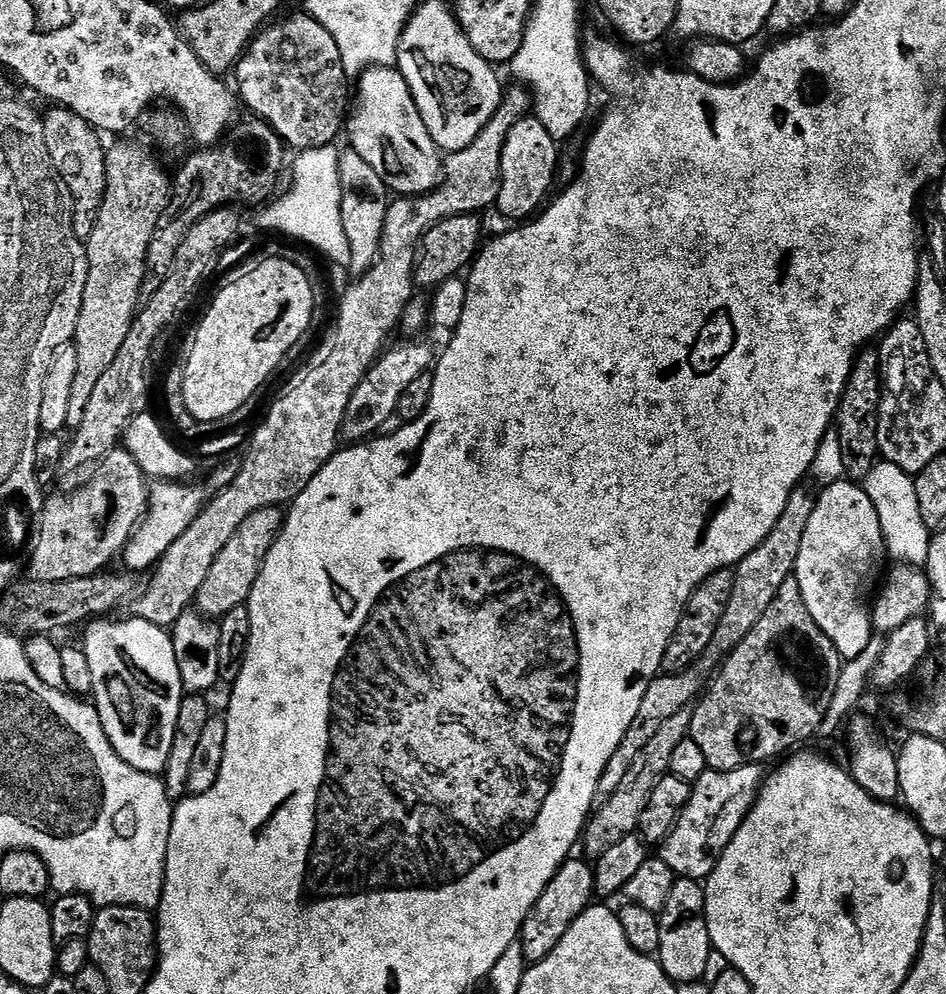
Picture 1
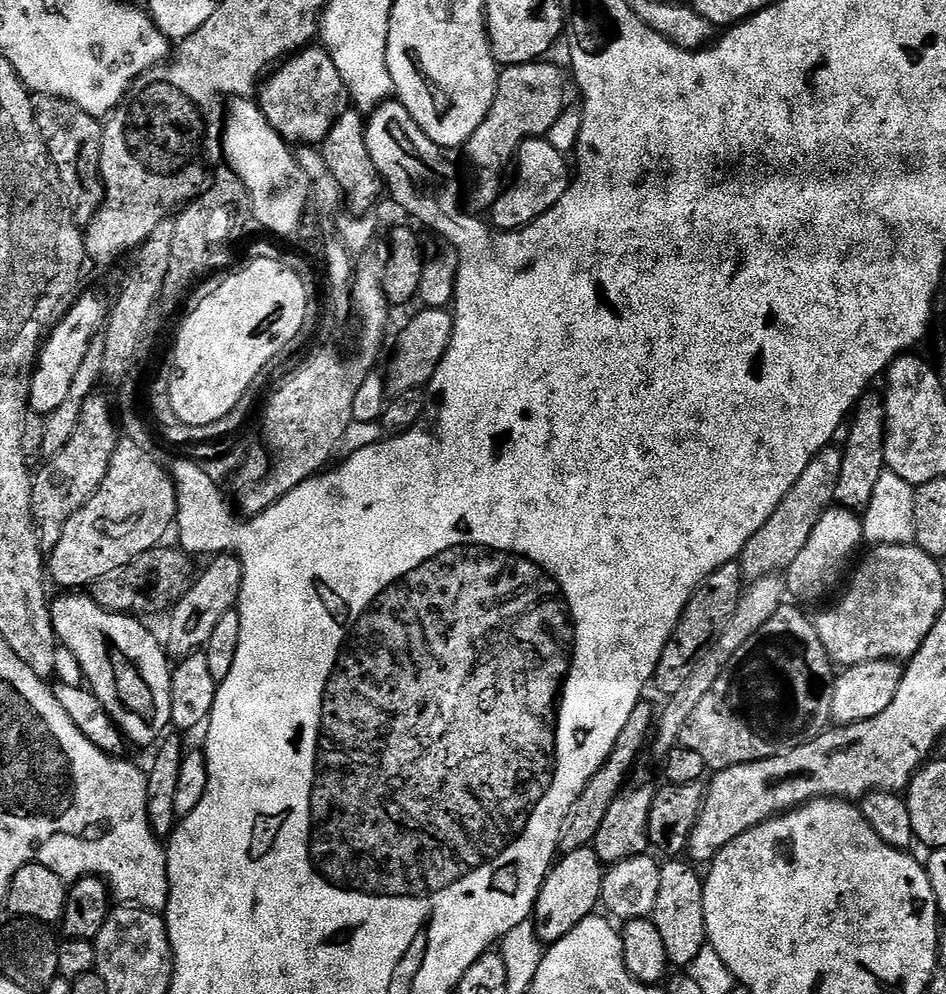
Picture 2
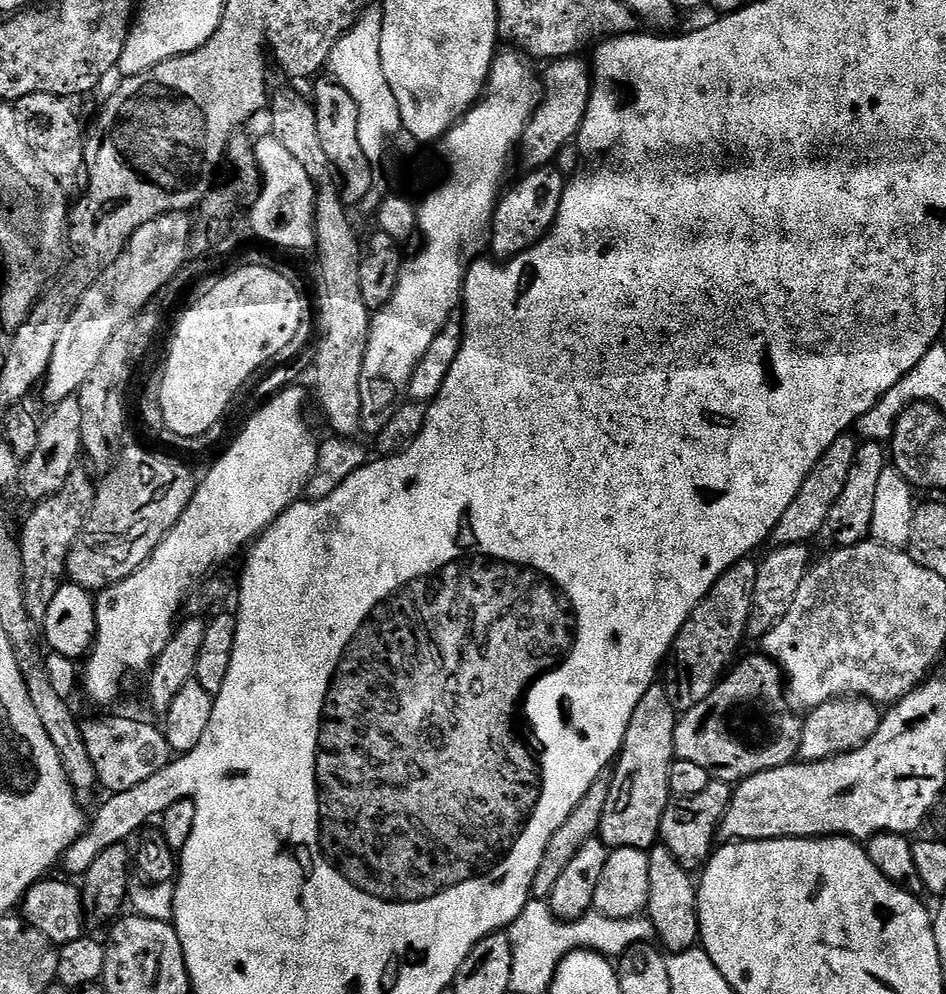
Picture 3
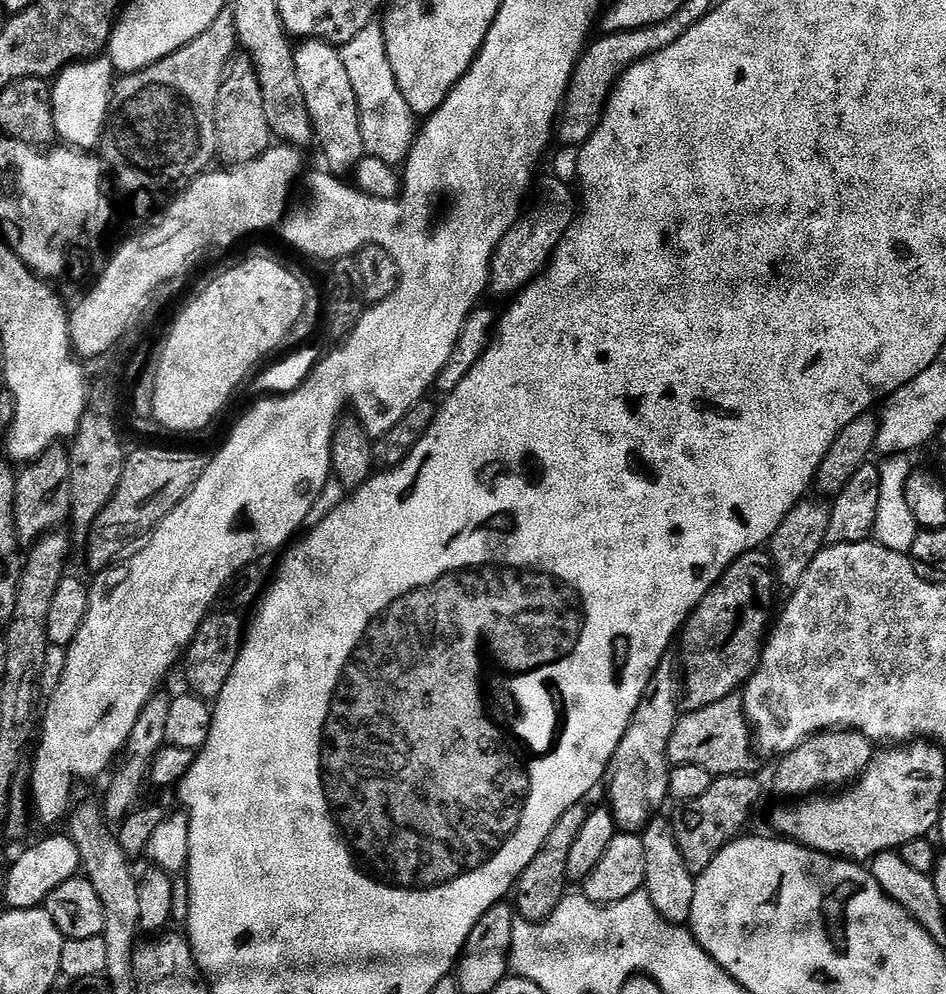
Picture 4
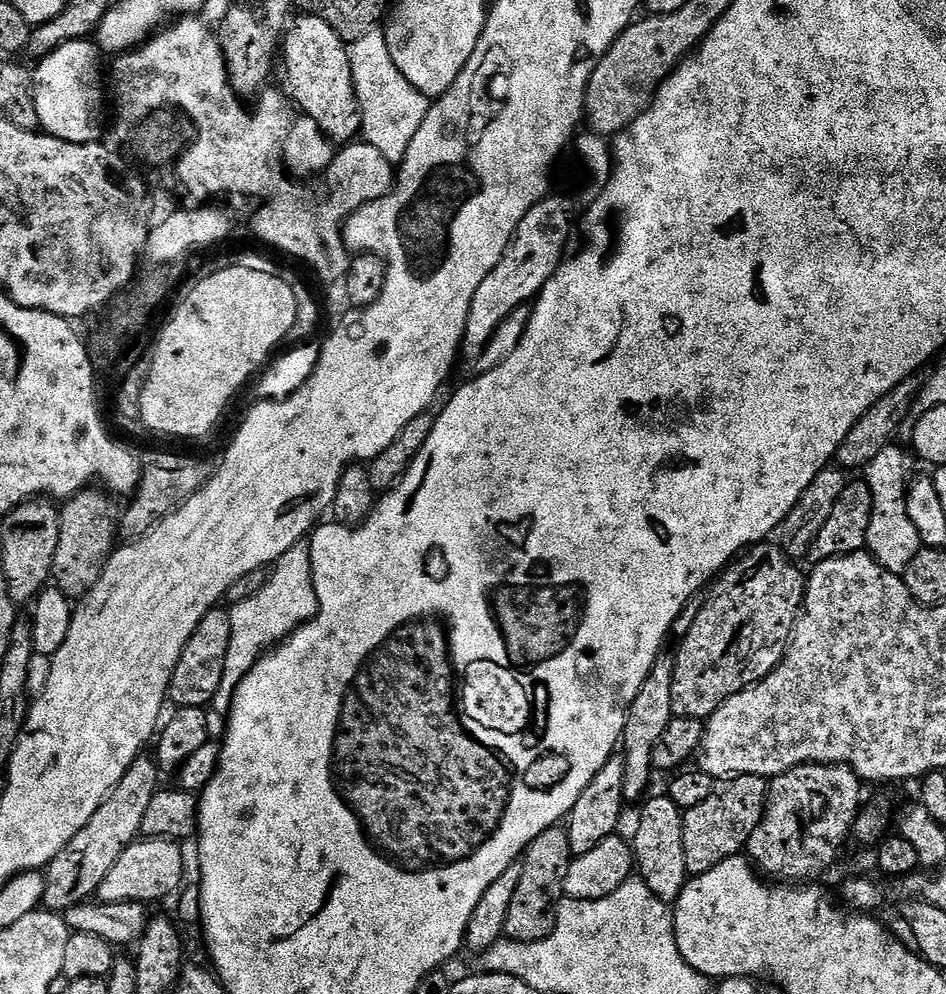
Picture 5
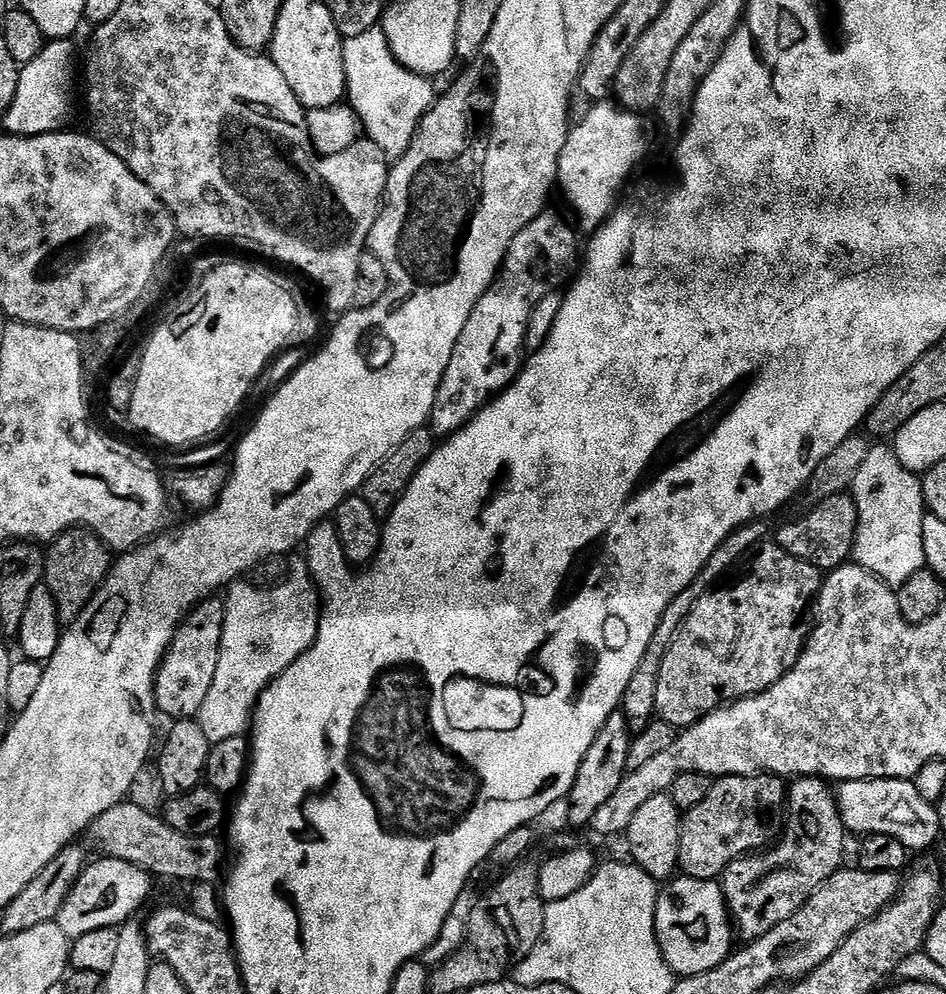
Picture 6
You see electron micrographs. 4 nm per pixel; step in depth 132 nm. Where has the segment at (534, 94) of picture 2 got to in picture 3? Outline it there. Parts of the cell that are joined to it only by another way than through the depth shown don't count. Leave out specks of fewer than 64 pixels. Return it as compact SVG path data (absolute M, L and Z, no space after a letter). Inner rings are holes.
M583 55L561 56L551 61L542 72L543 96L528 129L524 131L522 148L532 152L533 165L548 166L553 163L559 151L579 137L580 127L586 118L588 103L592 97L593 69L583 60Z

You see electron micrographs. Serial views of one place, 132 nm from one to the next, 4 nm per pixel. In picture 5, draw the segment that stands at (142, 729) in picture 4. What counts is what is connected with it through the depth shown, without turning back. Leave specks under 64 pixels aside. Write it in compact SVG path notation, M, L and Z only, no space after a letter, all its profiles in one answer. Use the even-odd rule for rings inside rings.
M141 754L136 761L122 774L122 782L110 790L110 794L94 810L94 818L86 822L51 860L44 872L45 894L43 907L57 914L63 913L70 906L85 903L100 888L103 878L110 872L111 866L121 854L138 837L142 826L142 818L146 815L146 806L150 806L150 798L161 787L161 769L151 755Z

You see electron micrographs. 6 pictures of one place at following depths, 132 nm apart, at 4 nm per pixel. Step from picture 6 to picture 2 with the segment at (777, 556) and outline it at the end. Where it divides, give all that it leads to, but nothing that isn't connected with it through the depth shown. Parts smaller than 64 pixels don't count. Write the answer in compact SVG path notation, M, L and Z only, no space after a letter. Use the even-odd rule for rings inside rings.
M733 562L726 566L718 566L714 574L710 574L697 588L690 602L682 610L682 618L676 627L673 639L666 642L662 650L662 658L658 658L658 666L654 677L654 688L661 692L664 698L678 694L686 683L686 678L694 674L694 666L700 660L700 654L715 640L717 634L734 618L734 610L738 610L738 602L744 595L746 577L739 563Z

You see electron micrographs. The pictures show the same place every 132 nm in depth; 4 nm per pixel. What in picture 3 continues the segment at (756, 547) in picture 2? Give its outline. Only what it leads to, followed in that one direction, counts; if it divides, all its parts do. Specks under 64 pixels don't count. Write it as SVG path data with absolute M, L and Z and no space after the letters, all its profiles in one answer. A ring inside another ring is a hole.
M852 434L839 436L834 438L834 442L830 442L830 450L826 450L826 454L822 454L822 458L818 458L818 462L814 466L814 470L810 470L806 482L802 482L802 490L798 494L798 498L794 498L794 502L790 502L790 506L786 509L786 514L782 514L782 518L778 518L776 529L771 534L773 541L808 542L811 541L811 536L825 531L830 506L834 506L834 502L838 502L838 498L842 495L842 490L846 486L846 478L850 474L850 466L854 466L854 454L857 447L857 437Z

